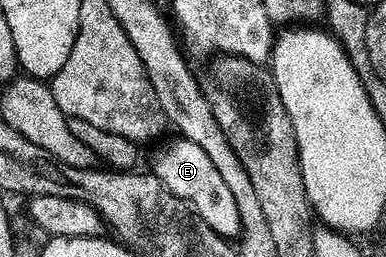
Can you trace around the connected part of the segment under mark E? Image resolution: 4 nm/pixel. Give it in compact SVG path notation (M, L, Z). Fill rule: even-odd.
M173 138L154 156L152 171L156 178L174 196L179 196L182 200L193 208L216 234L227 238L234 238L242 231L240 226L240 210L236 210L236 202L232 198L232 193L228 191L228 185L224 183L224 178L220 178L220 170L212 166L212 158L196 146L196 142Z

